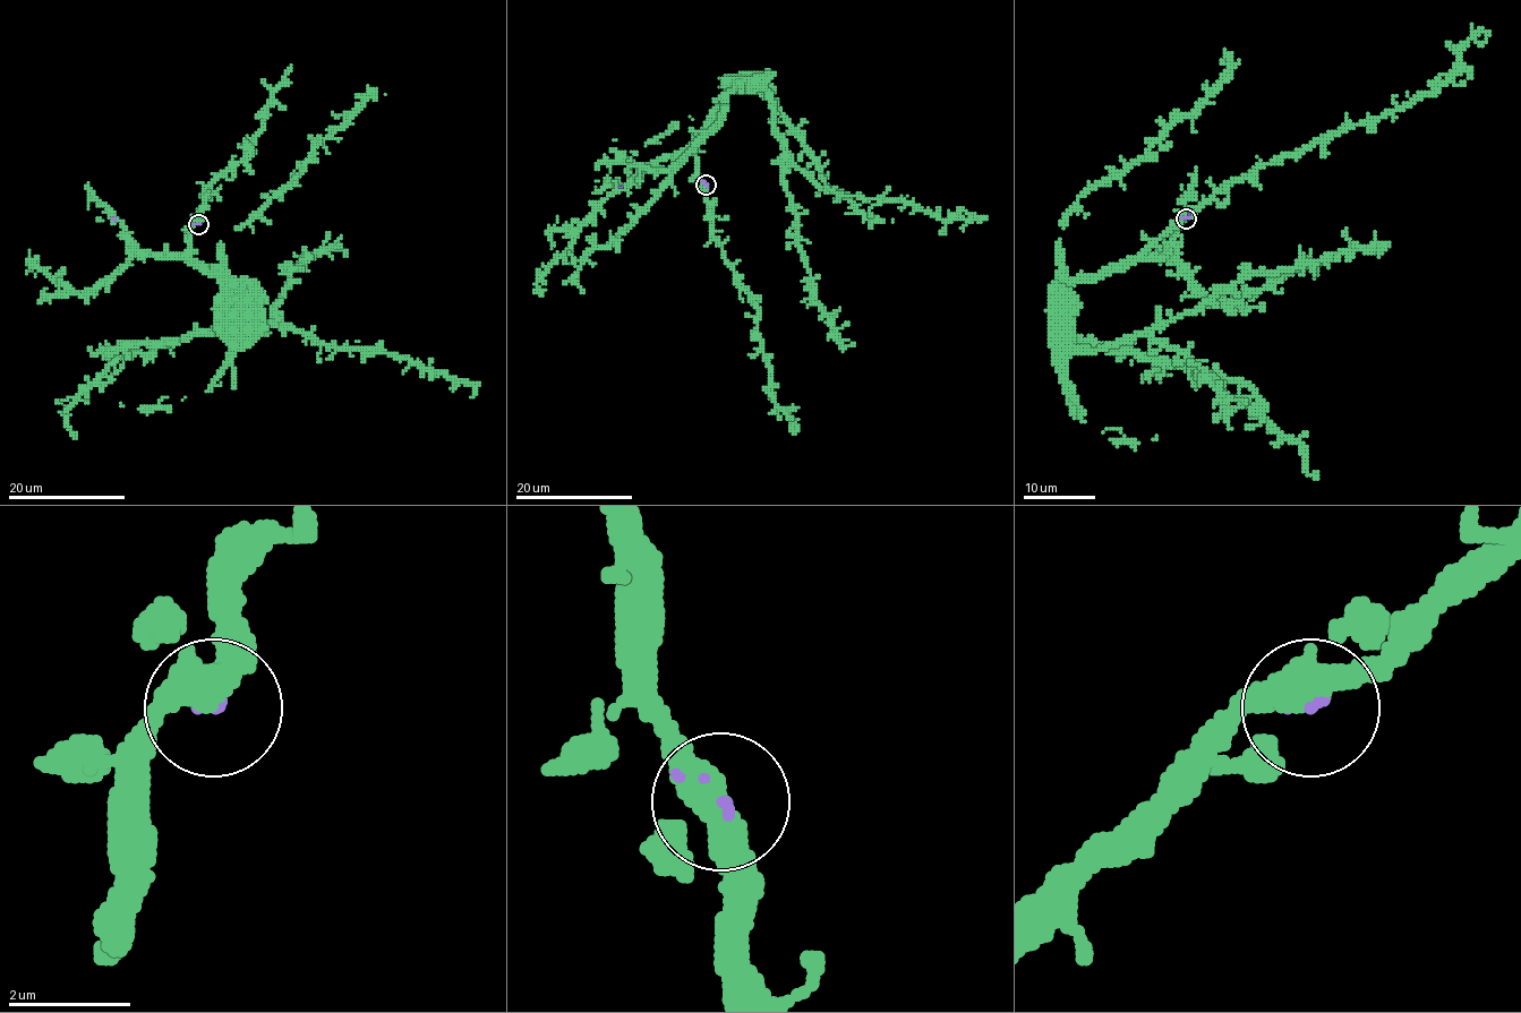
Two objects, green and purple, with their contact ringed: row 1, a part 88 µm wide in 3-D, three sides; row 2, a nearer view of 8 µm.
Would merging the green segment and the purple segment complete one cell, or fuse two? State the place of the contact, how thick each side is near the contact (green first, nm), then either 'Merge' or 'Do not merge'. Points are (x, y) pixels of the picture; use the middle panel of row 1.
Place: (706, 185). Thickness 360 nm (green) against 110 nm. Merge

